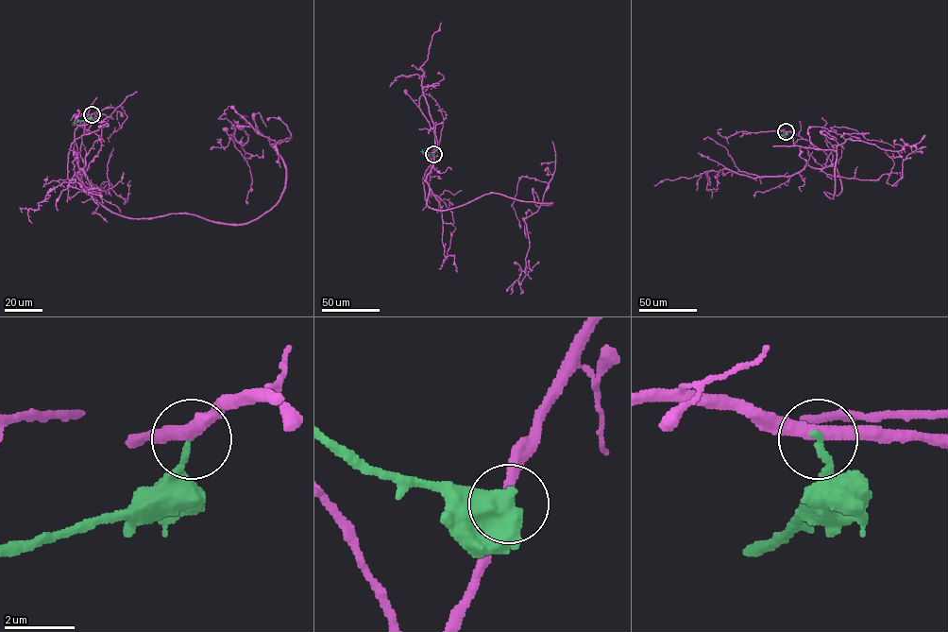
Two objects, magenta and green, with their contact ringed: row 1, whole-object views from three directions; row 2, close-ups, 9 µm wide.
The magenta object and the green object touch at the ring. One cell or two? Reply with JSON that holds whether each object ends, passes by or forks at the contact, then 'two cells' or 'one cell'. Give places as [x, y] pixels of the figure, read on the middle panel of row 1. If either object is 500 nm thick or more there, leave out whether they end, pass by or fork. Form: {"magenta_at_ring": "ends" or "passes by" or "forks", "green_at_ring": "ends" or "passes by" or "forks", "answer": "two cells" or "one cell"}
{"magenta_at_ring": "passes by", "green_at_ring": "ends", "answer": "two cells"}

